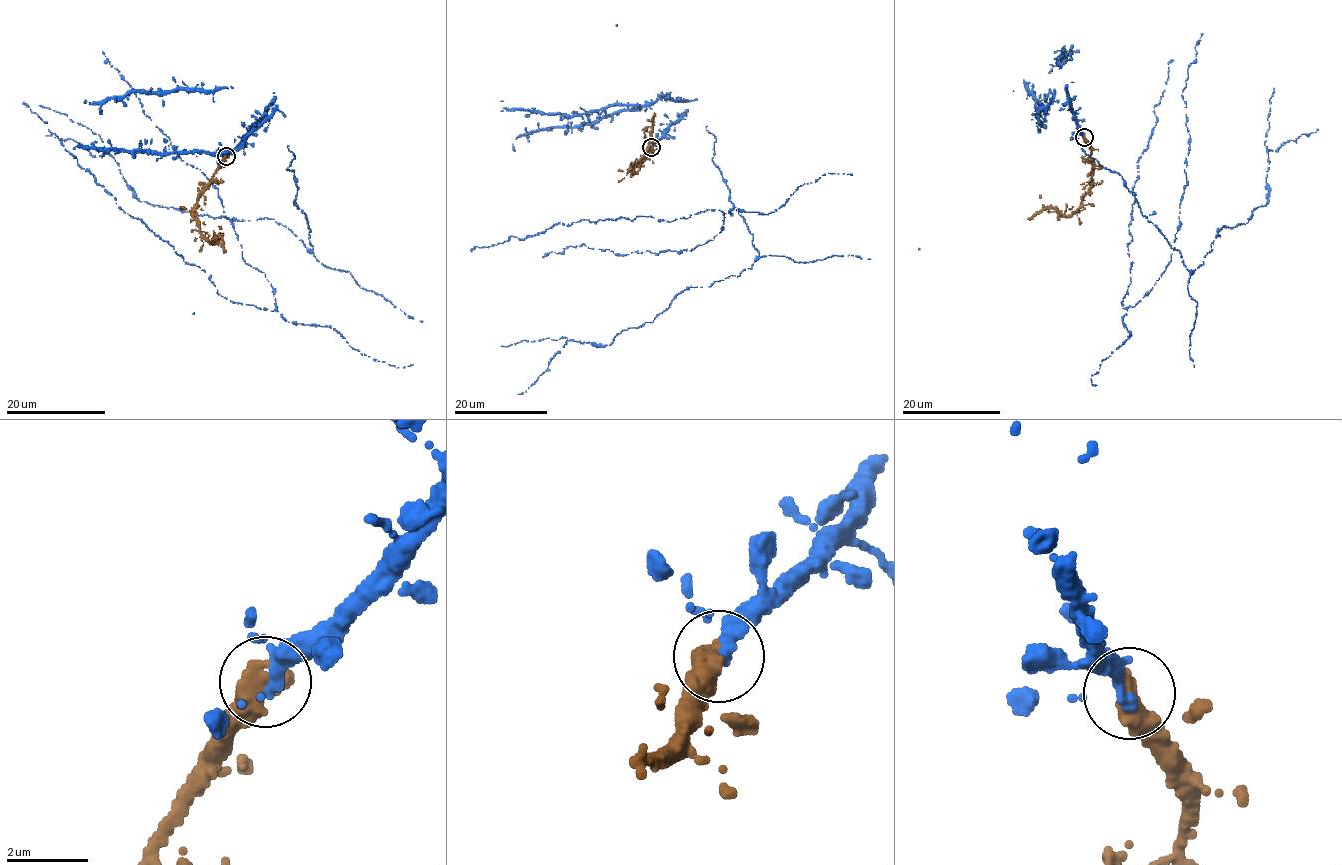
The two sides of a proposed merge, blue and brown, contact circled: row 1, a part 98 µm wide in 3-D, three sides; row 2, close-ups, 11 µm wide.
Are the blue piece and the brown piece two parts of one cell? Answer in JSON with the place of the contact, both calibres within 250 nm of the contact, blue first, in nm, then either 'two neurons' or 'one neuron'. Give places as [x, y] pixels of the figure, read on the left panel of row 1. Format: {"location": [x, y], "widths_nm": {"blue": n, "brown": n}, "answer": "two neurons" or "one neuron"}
{"location": [226, 156], "widths_nm": {"blue": 360, "brown": 550}, "answer": "one neuron"}

